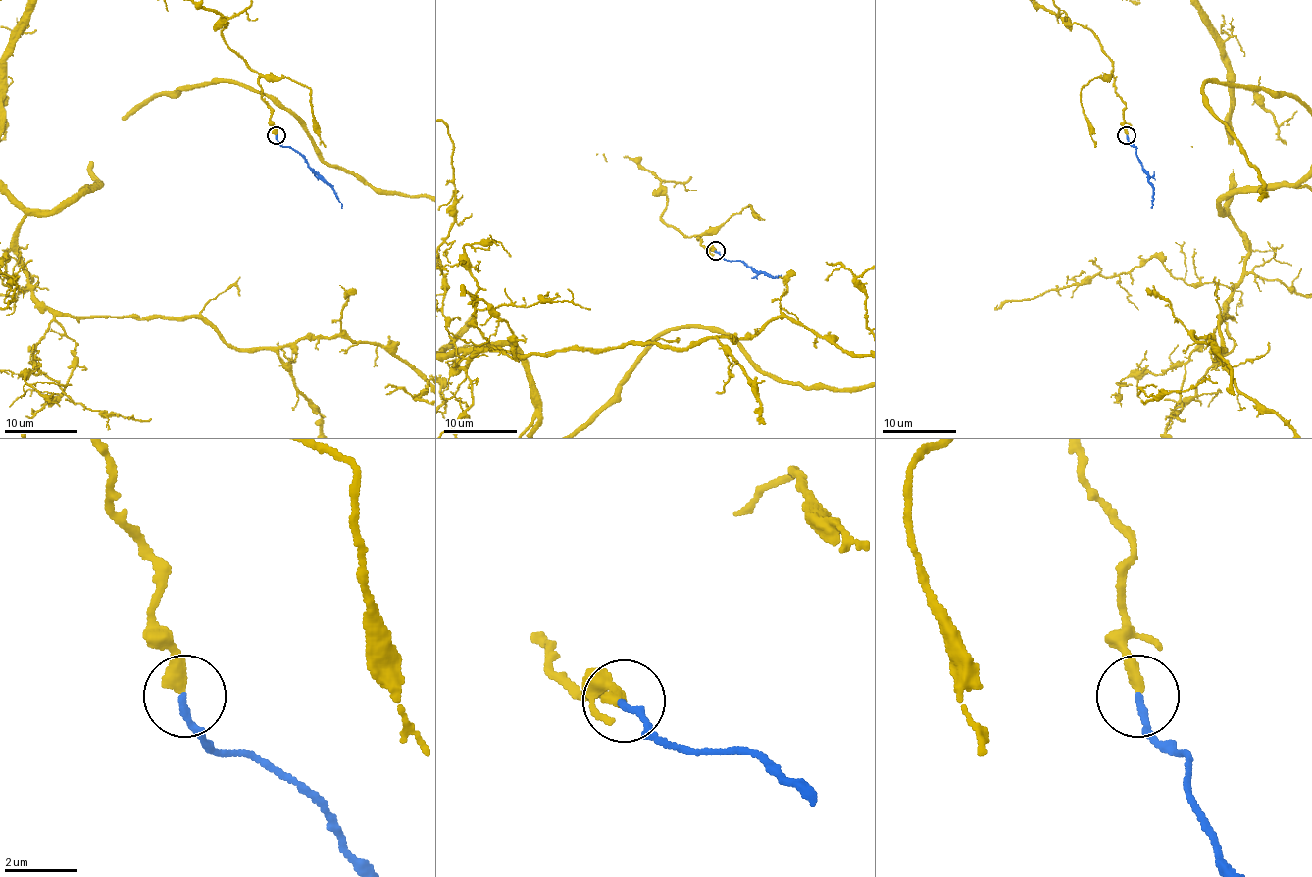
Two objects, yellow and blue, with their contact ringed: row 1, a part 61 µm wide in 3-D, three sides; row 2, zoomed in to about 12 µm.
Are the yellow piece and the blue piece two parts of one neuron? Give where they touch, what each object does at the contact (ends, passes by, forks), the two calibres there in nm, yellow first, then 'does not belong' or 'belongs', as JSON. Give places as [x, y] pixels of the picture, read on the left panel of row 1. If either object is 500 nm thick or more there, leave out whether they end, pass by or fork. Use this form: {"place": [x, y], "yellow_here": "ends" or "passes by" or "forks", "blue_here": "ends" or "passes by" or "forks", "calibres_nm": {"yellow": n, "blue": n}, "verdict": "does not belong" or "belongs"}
{"place": [277, 135], "yellow_here": "ends", "blue_here": "ends", "calibres_nm": {"yellow": 400, "blue": 180}, "verdict": "belongs"}

